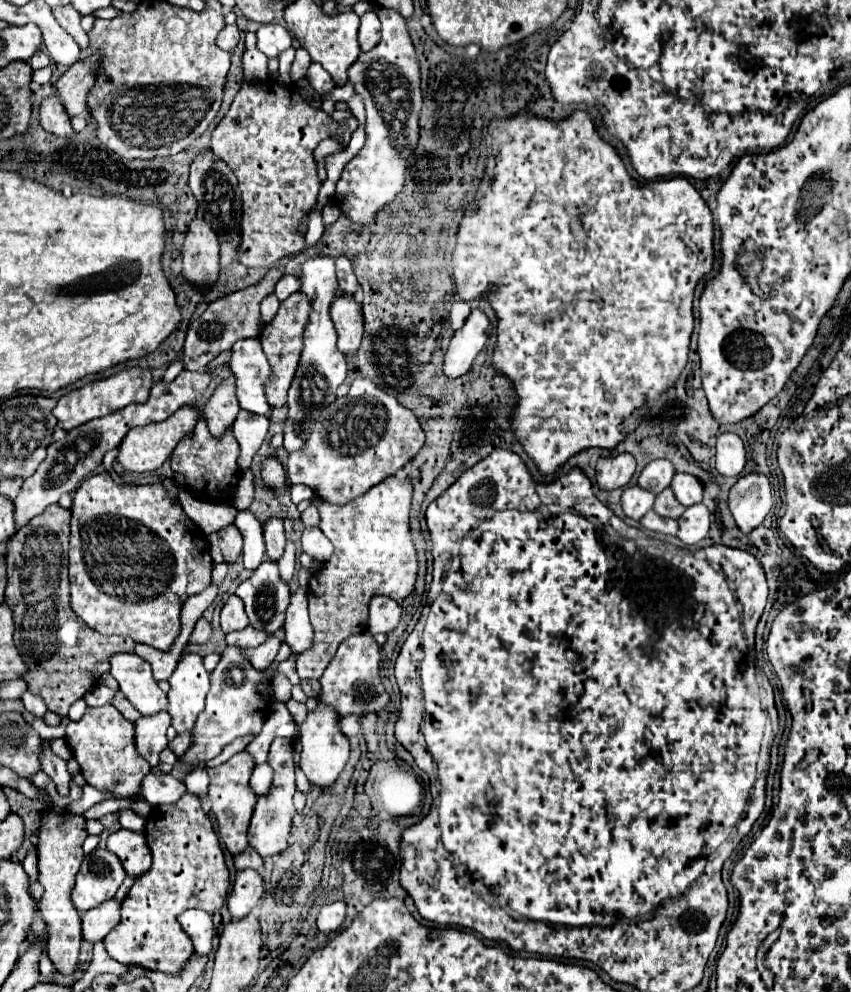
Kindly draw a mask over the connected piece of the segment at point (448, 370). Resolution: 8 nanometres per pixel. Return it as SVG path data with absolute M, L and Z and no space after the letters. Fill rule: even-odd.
M472 310L466 324L458 332L454 332L442 362L442 372L448 380L456 380L470 370L472 360L488 340L488 326L490 322L486 322L486 314L482 310Z

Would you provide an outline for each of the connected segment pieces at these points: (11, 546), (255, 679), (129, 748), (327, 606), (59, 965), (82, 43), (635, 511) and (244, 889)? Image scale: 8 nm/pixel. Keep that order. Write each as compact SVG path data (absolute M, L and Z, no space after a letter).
M52 504L8 540L6 602L14 614L14 644L28 664L28 674L22 680L28 684L28 690L42 696L48 710L58 716L66 716L68 708L98 684L102 674L110 670L112 654L132 652L136 646L128 636L104 636L90 630L72 612L68 536L70 510Z
M228 646L224 650L220 664L210 674L210 682L212 682L212 686L206 696L206 708L200 712L196 726L194 726L194 744L180 758L190 764L204 764L204 762L216 758L226 744L230 744L236 738L246 736L248 732L258 734L270 712L268 702L258 694L258 688L262 684L266 686L268 680L264 678L264 672L254 670L248 664L248 660L244 660L240 648Z
M112 704L86 708L84 716L78 722L68 724L66 742L72 748L82 776L90 786L114 792L118 798L138 796L140 782L150 772L150 764L138 754L134 746L134 722L126 720Z
M390 476L376 488L368 490L364 496L344 506L328 504L326 500L318 502L318 528L332 542L334 552L330 560L326 560L308 582L314 646L302 652L296 660L298 676L302 680L318 680L334 658L340 642L352 634L366 632L370 598L384 594L396 602L402 602L414 590L418 562L410 532L410 500L410 480Z
M48 804L46 810L40 812L40 826L38 826L38 882L44 888L44 894L38 902L38 912L42 920L46 922L48 932L48 956L54 964L54 968L64 974L72 976L78 968L78 952L80 952L80 940L82 940L82 924L80 914L76 908L72 908L72 888L76 880L76 872L80 870L84 852L82 844L86 840L86 820L82 816L70 816L68 812L56 808L54 804Z
M68 4L68 6L58 6L58 8L54 8L52 12L54 12L56 20L60 22L60 26L76 40L76 44L78 44L82 50L88 48L88 36L86 36L86 32L84 32L82 26L80 26L80 14L76 12L76 8Z
M630 486L622 494L622 510L632 520L640 520L648 510L652 510L652 506L654 506L654 494L644 488Z
M256 870L236 872L236 882L228 898L228 910L232 914L232 920L240 920L246 914L250 914L252 908L262 898L262 894L264 894L264 882Z

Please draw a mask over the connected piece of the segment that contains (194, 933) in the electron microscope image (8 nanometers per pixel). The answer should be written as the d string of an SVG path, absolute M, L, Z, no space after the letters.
M188 910L180 916L180 924L188 932L188 936L194 942L194 952L200 956L210 954L212 950L212 916L204 910Z

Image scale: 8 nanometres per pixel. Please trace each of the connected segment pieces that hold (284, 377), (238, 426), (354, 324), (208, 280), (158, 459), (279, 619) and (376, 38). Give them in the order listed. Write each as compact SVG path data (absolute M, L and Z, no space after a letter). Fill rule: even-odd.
M294 292L280 304L276 318L262 330L262 336L260 336L262 350L272 368L272 376L268 378L268 384L264 384L266 386L264 392L266 392L268 404L272 408L286 404L286 392L290 388L290 382L294 378L294 372L296 372L296 366L300 360L300 352L302 352L302 332L304 332L304 324L308 322L308 314L310 314L310 302L304 298L302 292Z
M240 410L238 418L232 426L232 434L240 444L240 456L238 456L238 468L240 470L250 468L252 456L262 446L266 432L268 432L268 426L270 426L270 422L266 416L258 416L258 414Z
M350 294L336 296L330 308L330 316L338 330L340 352L346 356L354 354L362 342L362 332L364 332L364 318L362 318L360 302Z
M194 218L182 246L182 276L196 284L214 284L218 278L218 240L204 218Z
M186 406L176 410L166 422L148 424L144 428L132 428L132 432L128 432L128 436L120 444L118 462L124 466L124 470L130 470L130 472L158 470L170 458L176 444L194 432L194 426L198 420L200 420L200 410L196 406Z
M264 560L256 572L238 586L236 596L244 602L252 628L274 636L274 632L284 624L290 588L280 580L276 562Z
M366 12L360 18L360 30L358 30L358 40L362 52L372 50L380 42L380 20L374 12Z

